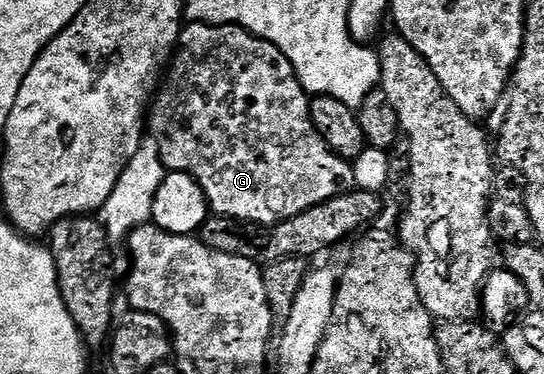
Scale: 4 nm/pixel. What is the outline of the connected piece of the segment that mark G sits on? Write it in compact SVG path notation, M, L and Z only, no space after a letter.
M190 22L188 25L182 26L181 36L177 38L177 46L171 56L171 62L168 64L167 74L152 100L151 110L147 115L147 127L151 132L151 138L159 145L159 153L166 168L169 171L182 171L190 175L203 189L213 215L221 215L225 219L235 219L246 225L270 227L273 223L282 223L285 219L303 213L308 207L314 207L331 197L341 195L354 186L350 160L336 155L327 145L327 141L323 141L323 137L319 137L319 133L311 121L309 100L310 96L301 87L301 81L298 79L291 61L287 61L285 54L275 45L271 45L265 39L260 39L258 35L253 35L250 31L245 31L236 23Z

